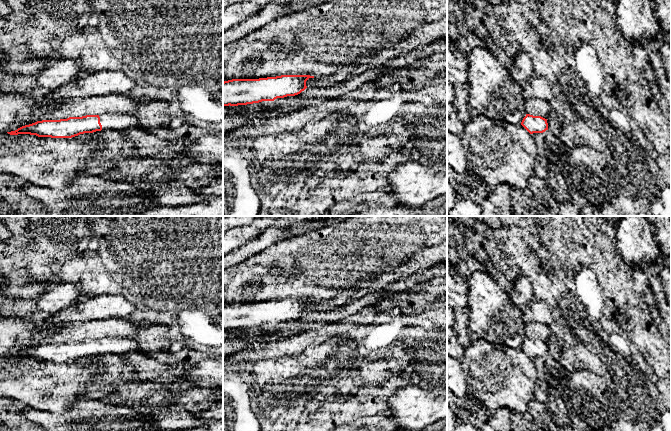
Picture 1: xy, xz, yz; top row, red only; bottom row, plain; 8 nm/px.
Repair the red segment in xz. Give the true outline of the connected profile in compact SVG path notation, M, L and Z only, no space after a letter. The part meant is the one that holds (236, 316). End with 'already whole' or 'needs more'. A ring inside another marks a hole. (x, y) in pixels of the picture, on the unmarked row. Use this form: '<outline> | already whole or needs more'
M281 299L259 303L232 303L223 306L223 330L238 330L262 325L274 325L277 322L295 320L304 315L306 305L314 302L310 299Z | already whole

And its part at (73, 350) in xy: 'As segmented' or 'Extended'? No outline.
Extended

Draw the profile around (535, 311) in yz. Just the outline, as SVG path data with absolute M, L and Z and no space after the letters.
M534 299L521 308L524 321L539 322L550 326L553 322L551 310L543 301Z

